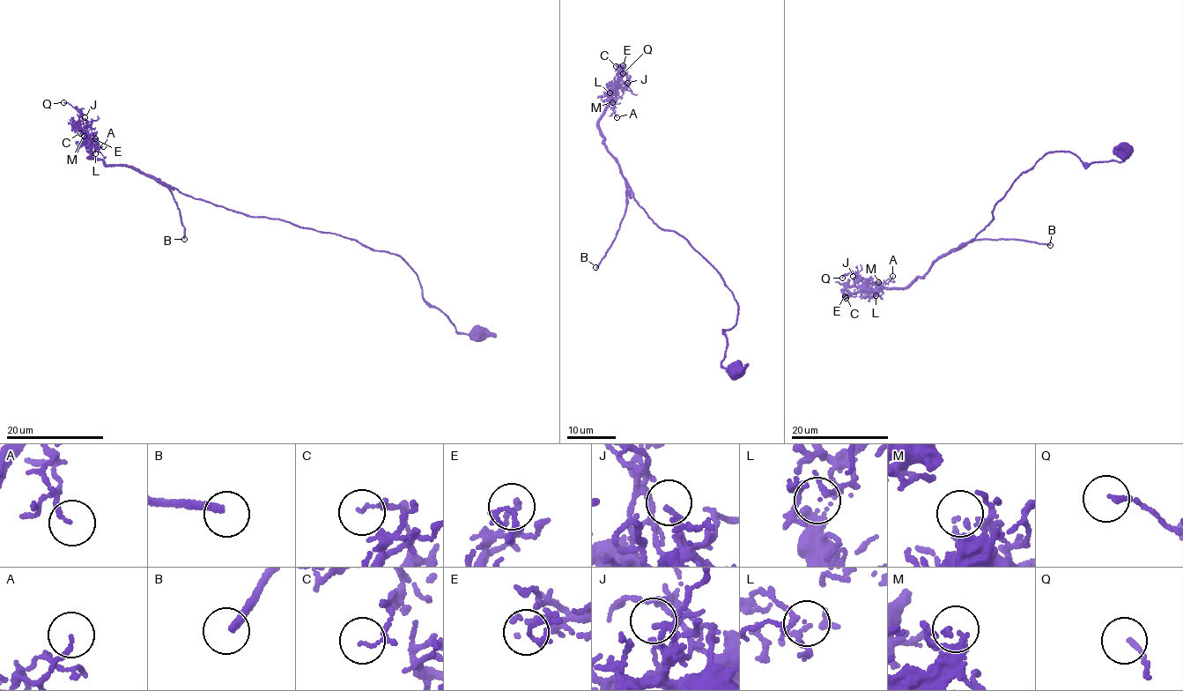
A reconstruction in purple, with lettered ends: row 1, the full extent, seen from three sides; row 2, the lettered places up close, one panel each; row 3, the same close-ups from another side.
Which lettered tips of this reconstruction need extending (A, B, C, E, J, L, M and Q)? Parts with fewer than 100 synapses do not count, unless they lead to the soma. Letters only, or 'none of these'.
B

